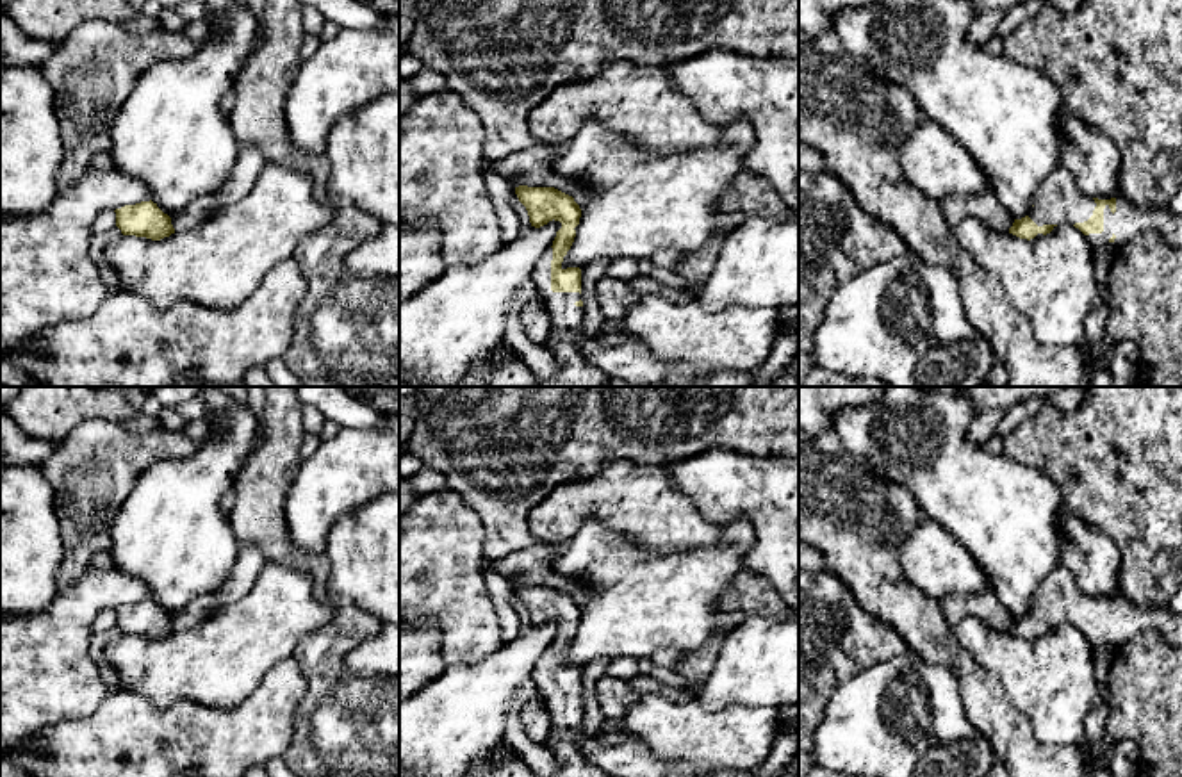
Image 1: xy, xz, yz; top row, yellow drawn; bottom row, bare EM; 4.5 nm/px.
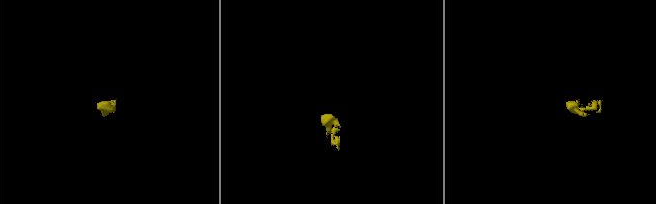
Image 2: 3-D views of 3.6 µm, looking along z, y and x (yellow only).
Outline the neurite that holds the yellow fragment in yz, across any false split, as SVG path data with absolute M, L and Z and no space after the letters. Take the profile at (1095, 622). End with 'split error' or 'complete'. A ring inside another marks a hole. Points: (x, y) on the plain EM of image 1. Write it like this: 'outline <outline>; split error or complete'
outline M1064 565L1038 586L1032 609L1014 618L1009 633L1030 640L1038 633L1050 633L1057 624L1073 624L1091 645L1112 645L1118 650L1148 629L1166 643L1182 647L1182 613L1175 615L1168 606L1141 606L1123 595L1088 597Z; split error

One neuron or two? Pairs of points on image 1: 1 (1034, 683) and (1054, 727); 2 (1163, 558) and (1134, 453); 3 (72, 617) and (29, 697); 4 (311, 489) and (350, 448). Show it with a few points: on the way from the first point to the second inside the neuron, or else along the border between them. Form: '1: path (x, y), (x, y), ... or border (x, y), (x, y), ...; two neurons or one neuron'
1: path (1045, 694), (1054, 703), (1054, 717); one neuron
2: path (1163, 531), (1161, 480); one neuron
3: path (59, 637), (29, 678); one neuron
4: path (321, 480), (343, 458); one neuron

